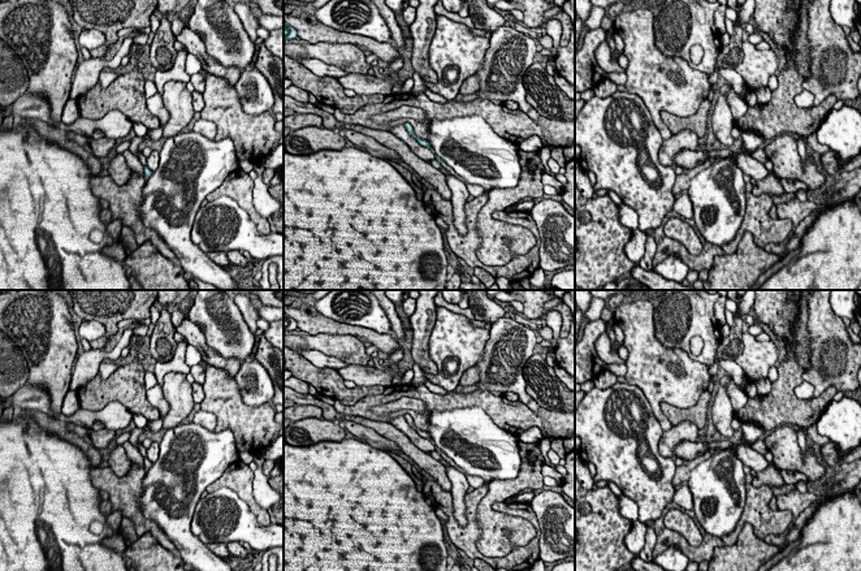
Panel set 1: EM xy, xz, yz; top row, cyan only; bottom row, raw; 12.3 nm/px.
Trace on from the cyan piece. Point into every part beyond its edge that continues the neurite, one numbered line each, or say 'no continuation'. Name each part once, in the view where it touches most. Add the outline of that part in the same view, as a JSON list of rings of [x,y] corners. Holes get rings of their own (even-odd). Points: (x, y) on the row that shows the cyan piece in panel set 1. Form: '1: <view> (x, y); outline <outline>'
1: xz (475, 190); outline [[[444,163],[445,164],[445,163]],[[444,165],[444,168],[449,172],[449,173],[451,173],[453,176],[455,176],[455,177],[458,177],[460,181],[463,181],[464,183],[466,183],[466,186],[467,186],[467,190],[468,190],[468,193],[470,193],[470,195],[472,195],[472,196],[480,196],[480,195],[483,195],[484,194],[484,191],[485,191],[485,189],[484,187],[481,187],[481,186],[479,186],[479,185],[471,185],[471,183],[468,183],[463,177],[460,177],[460,176],[458,176],[455,172],[454,172],[454,169],[451,169],[449,165]]]

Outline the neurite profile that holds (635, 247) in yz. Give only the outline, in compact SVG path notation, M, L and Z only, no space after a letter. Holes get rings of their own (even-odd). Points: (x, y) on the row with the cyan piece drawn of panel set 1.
M640 229L632 230L631 239L624 246L624 254L633 263L640 263L644 256L646 243L646 233Z

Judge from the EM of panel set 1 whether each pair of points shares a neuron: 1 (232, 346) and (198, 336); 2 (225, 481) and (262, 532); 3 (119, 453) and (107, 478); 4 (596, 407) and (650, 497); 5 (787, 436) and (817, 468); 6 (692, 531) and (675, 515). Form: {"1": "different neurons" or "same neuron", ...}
{"1": "different neurons", "2": "different neurons", "3": "different neurons", "4": "same neuron", "5": "same neuron", "6": "same neuron"}

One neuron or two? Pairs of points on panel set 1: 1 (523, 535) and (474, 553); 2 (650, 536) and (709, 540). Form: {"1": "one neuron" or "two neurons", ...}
{"1": "two neurons", "2": "two neurons"}

